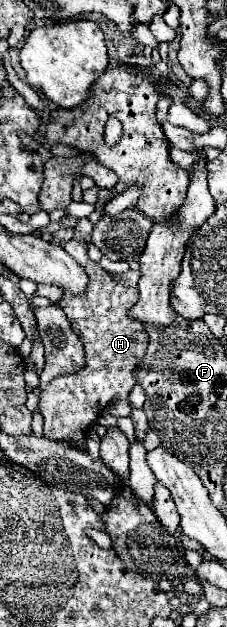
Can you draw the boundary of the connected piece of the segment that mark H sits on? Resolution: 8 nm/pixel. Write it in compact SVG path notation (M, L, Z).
M70 239L62 243L62 249L72 255L74 261L78 261L90 277L88 291L84 295L76 295L76 299L72 299L72 295L64 291L64 297L60 301L60 307L70 319L72 329L84 343L86 365L80 371L56 377L42 387L40 413L44 417L46 439L76 443L76 447L84 451L86 431L92 427L92 423L96 423L102 413L102 407L118 399L128 399L132 387L136 385L136 361L144 357L144 351L148 347L148 335L142 323L136 323L126 315L126 311L136 303L136 289L118 285L98 263L88 259L86 241Z

